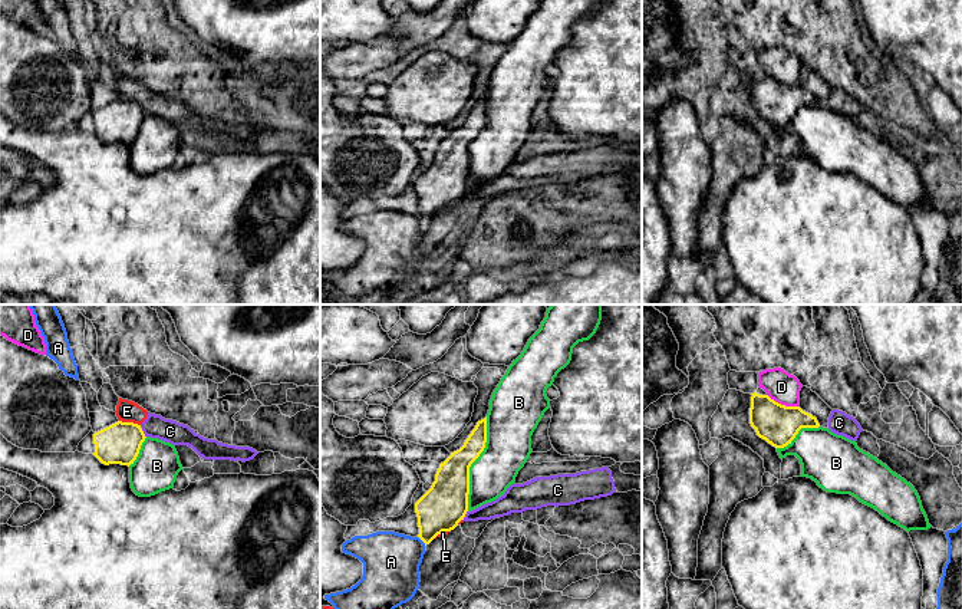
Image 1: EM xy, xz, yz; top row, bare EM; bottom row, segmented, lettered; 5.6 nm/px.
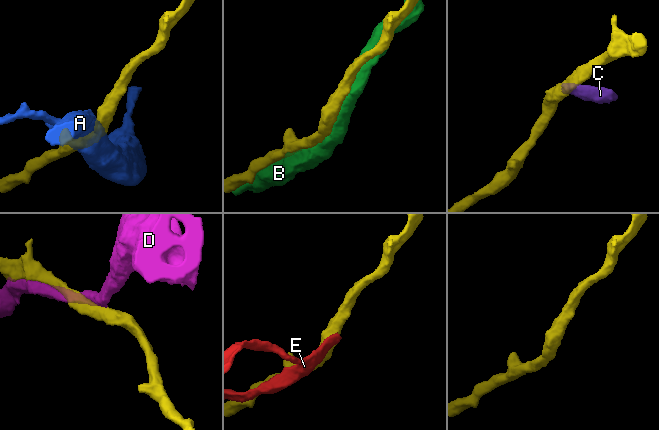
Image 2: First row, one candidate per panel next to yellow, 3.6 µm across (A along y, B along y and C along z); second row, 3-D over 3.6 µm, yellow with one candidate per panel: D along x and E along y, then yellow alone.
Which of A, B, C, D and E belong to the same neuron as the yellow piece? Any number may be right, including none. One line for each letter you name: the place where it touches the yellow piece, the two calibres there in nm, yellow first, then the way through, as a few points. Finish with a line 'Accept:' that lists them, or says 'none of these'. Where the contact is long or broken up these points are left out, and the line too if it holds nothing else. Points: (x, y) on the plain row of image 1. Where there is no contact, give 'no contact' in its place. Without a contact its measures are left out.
Accept: none of these

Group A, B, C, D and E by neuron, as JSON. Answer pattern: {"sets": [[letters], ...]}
{"sets": [["A"], ["B"], ["C", "E"], ["D"]]}

